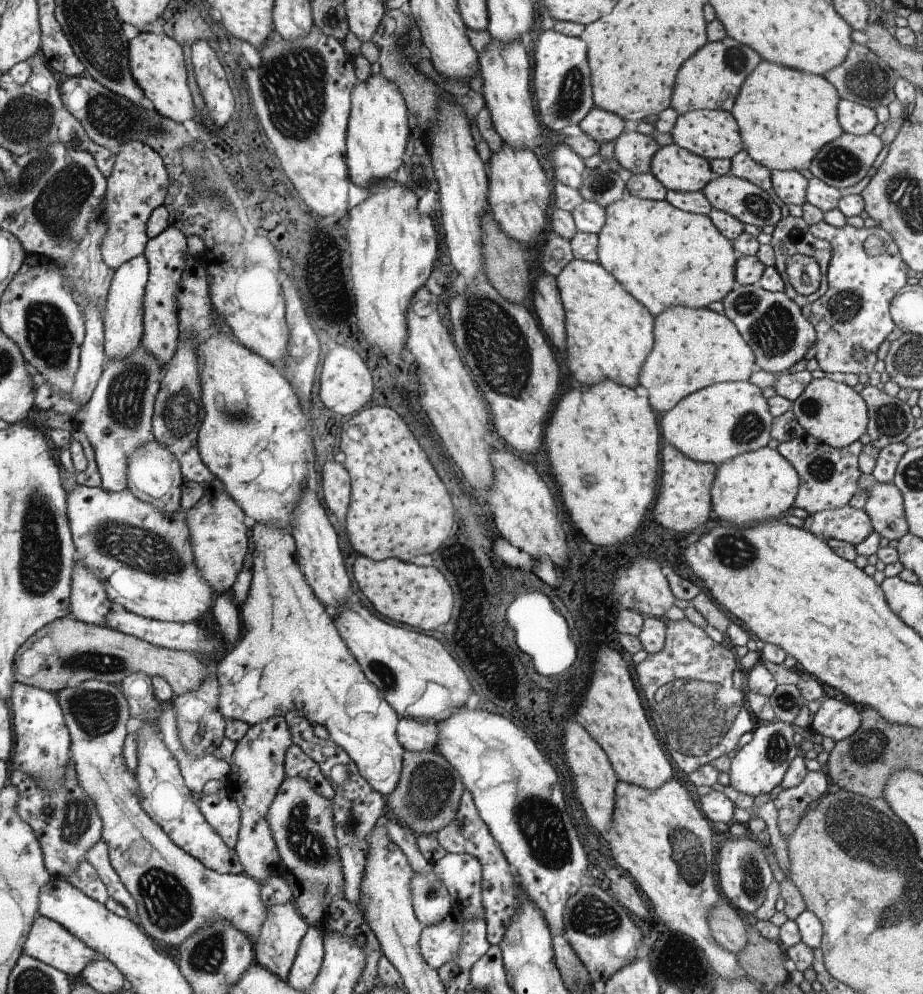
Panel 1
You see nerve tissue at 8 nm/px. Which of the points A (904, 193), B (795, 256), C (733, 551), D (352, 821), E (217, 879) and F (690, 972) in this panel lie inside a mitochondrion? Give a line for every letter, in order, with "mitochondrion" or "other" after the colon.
A: mitochondrion
B: other
C: mitochondrion
D: mitochondrion
E: other
F: other

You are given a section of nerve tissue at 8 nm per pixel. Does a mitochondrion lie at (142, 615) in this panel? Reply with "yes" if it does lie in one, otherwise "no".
no

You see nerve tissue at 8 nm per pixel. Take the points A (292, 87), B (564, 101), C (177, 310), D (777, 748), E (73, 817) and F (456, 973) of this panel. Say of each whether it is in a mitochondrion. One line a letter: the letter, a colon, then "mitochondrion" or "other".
A: mitochondrion
B: mitochondrion
C: other
D: mitochondrion
E: mitochondrion
F: other

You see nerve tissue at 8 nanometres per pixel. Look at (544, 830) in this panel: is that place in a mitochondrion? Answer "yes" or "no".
yes

